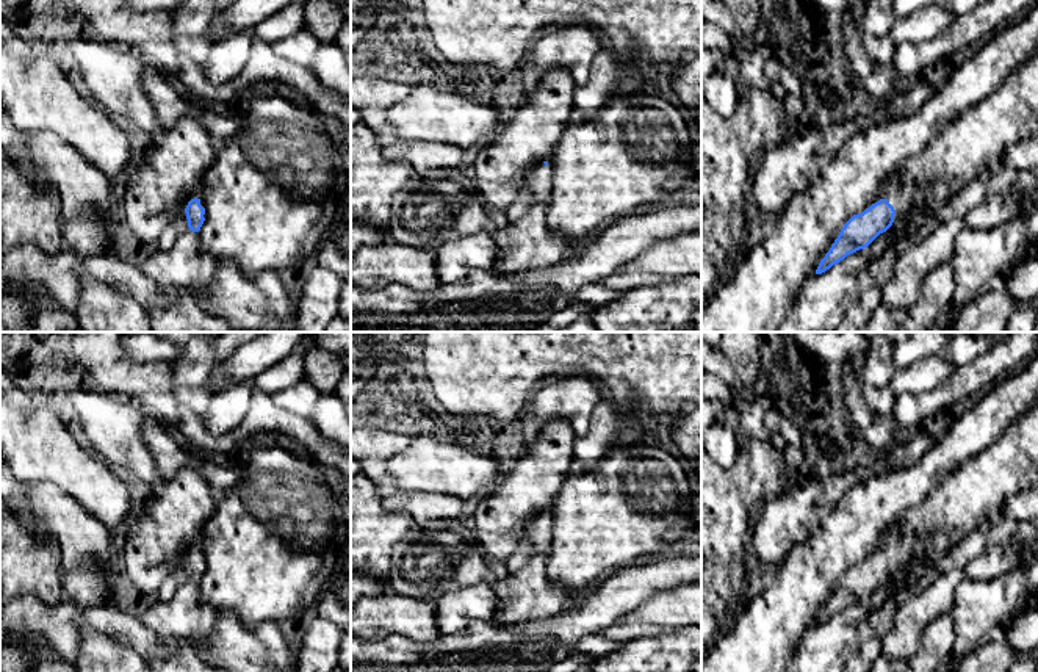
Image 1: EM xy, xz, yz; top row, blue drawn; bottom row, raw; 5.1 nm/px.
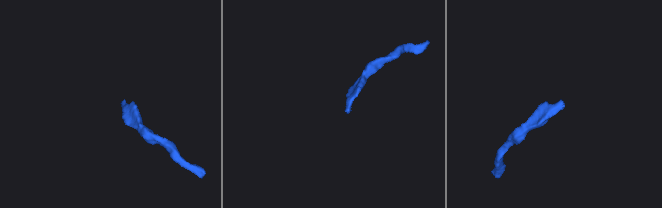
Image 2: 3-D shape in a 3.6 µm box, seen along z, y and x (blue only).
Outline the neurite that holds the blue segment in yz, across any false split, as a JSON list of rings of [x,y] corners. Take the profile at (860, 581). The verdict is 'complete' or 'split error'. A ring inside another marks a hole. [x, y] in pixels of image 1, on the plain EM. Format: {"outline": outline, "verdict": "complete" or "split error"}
{"outline": [[[889,533],[877,551],[863,564],[853,565],[841,580],[830,602],[820,611],[816,625],[822,625],[847,606],[867,598],[896,570],[922,553],[922,534]]], "verdict": "split error"}

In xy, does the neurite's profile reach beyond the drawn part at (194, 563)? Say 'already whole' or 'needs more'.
needs more

